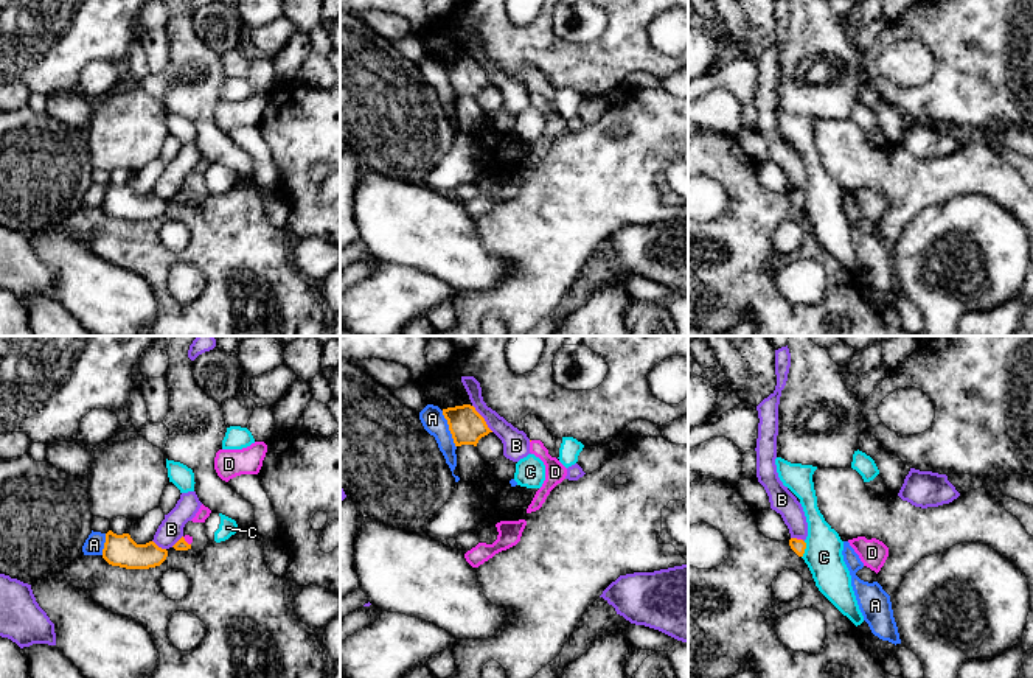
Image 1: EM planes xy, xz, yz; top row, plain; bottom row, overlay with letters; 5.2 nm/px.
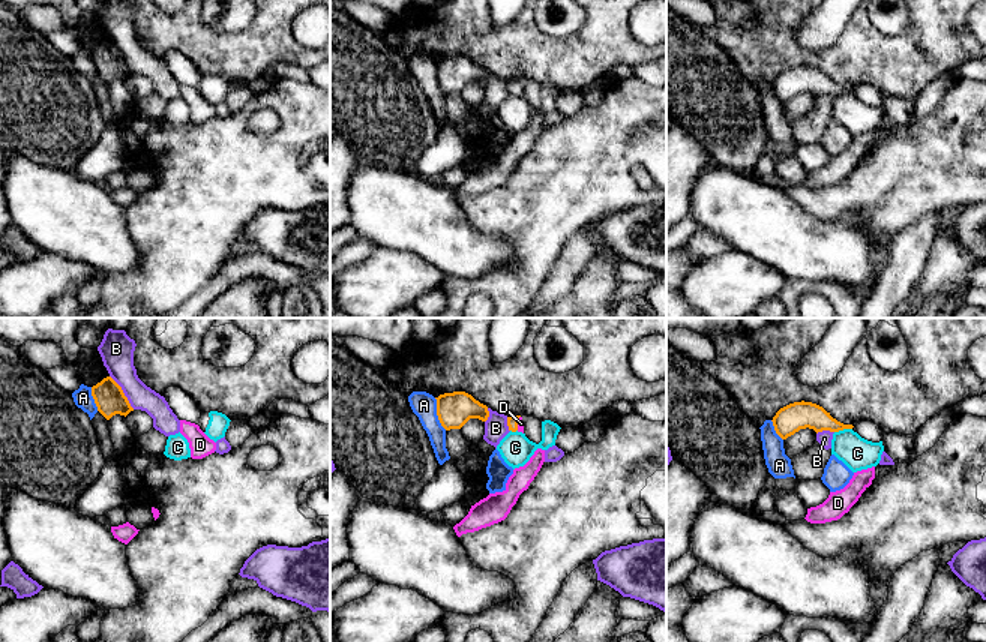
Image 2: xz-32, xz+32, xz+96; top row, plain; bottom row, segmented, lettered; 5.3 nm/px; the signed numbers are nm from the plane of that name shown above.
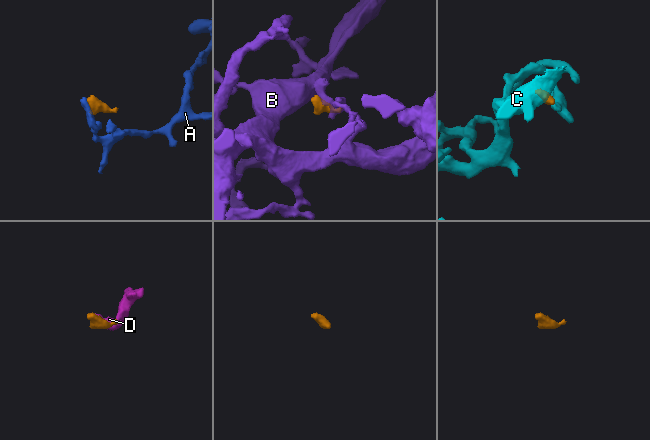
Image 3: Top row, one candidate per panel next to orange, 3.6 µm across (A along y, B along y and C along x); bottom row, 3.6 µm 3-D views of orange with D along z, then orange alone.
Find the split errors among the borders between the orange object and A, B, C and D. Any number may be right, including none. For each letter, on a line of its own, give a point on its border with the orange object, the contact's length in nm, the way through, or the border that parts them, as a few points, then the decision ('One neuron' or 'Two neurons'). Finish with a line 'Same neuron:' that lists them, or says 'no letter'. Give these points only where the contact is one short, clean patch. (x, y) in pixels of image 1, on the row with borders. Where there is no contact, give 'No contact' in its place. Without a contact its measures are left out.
A: Touches orange at xz (449, 429). Shared border 200 nm. Boundary: xz (441, 411), (455, 447). Two neurons
B: Touches orange at xz (483, 419). Shared border 180 nm. Boundary: xz (473, 405), (493, 431). Two neurons
C: Touches orange at yz (805, 548). Shared border 90 nm. Boundary: yz (805, 541), (802, 557). Two neurons
D: Touches orange at xy (185, 541). Shared border 60 nm. Path across: xy (180, 545), (185, 541), (188, 538). One neuron
Same neuron: D

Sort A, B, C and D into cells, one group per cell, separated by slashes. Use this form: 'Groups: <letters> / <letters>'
Groups: A / B / C / D

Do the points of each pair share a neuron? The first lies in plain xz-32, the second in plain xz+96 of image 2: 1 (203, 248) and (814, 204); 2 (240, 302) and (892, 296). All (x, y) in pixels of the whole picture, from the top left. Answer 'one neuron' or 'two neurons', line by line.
1: one neuron
2: two neurons

